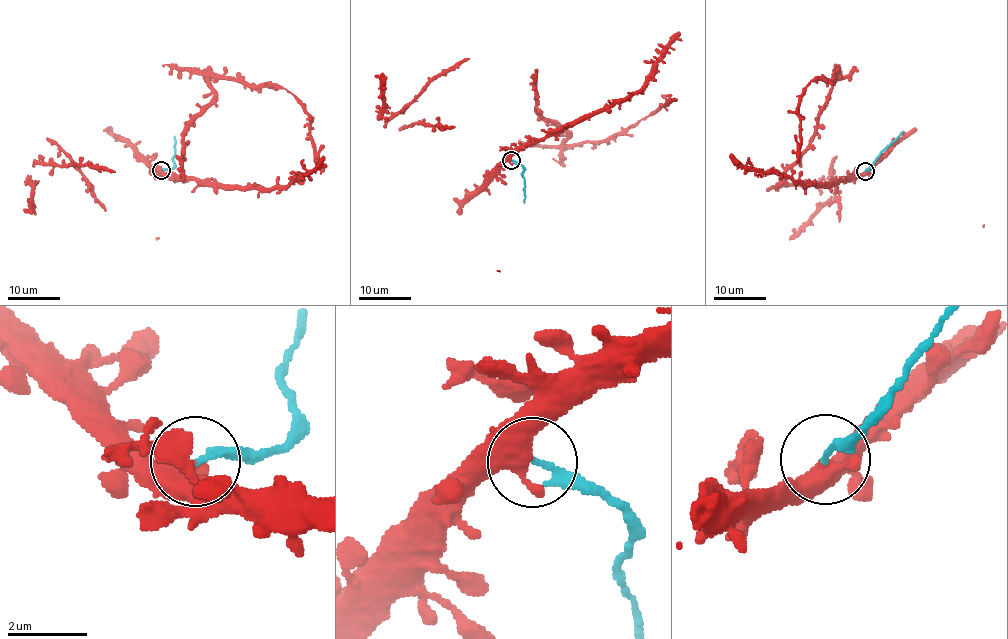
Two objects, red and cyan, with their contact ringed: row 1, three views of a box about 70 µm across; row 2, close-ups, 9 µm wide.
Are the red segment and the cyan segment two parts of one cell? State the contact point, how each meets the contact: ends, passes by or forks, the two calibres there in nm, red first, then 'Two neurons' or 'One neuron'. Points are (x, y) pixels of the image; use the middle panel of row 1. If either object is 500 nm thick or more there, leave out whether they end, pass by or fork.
Place: (511, 160). Thickness 600 nm (red) against 200 nm. Two neurons

